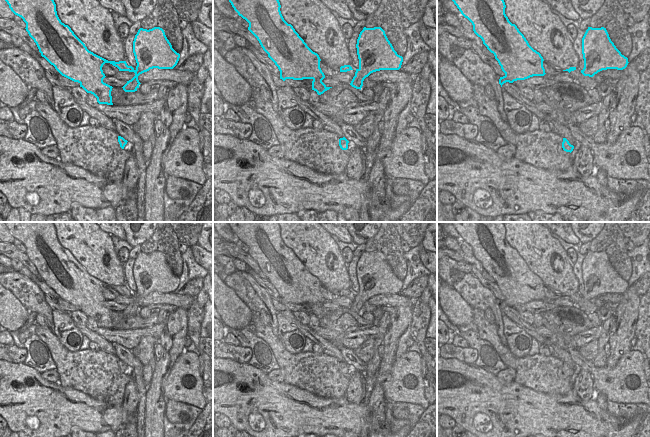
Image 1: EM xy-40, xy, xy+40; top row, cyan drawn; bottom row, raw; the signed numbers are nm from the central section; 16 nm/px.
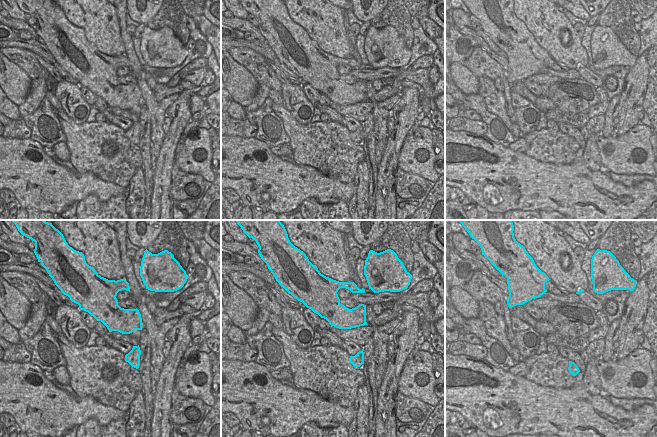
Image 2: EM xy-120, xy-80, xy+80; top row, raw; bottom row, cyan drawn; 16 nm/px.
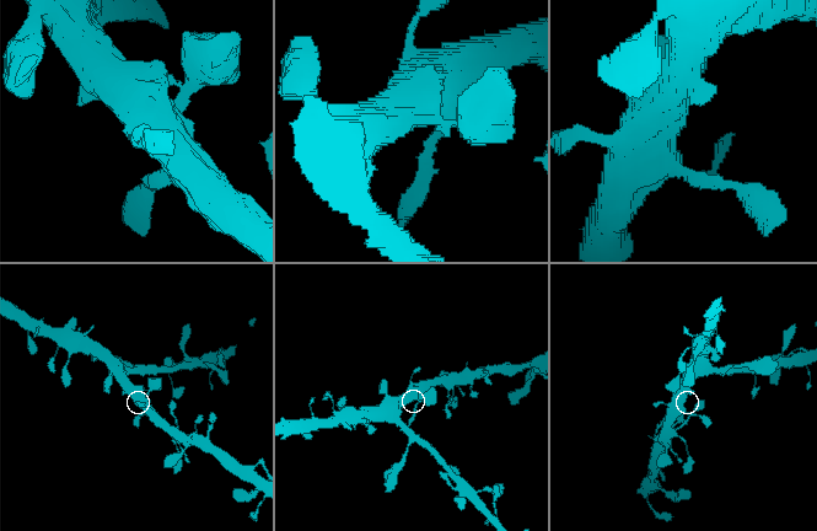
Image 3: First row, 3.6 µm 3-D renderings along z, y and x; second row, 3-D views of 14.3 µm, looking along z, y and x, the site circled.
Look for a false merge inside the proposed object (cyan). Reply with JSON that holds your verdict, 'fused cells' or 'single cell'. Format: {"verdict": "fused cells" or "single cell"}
{"verdict": "single cell"}

